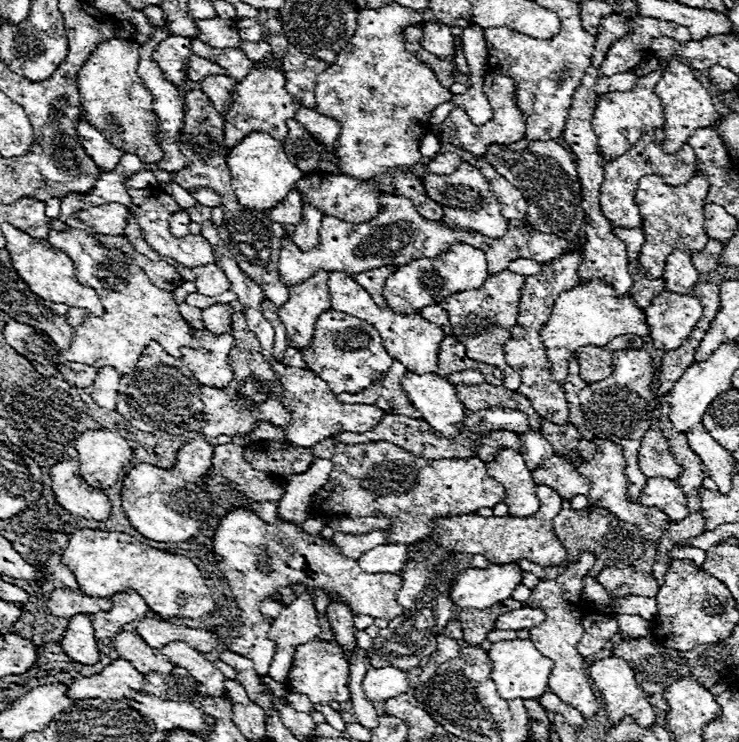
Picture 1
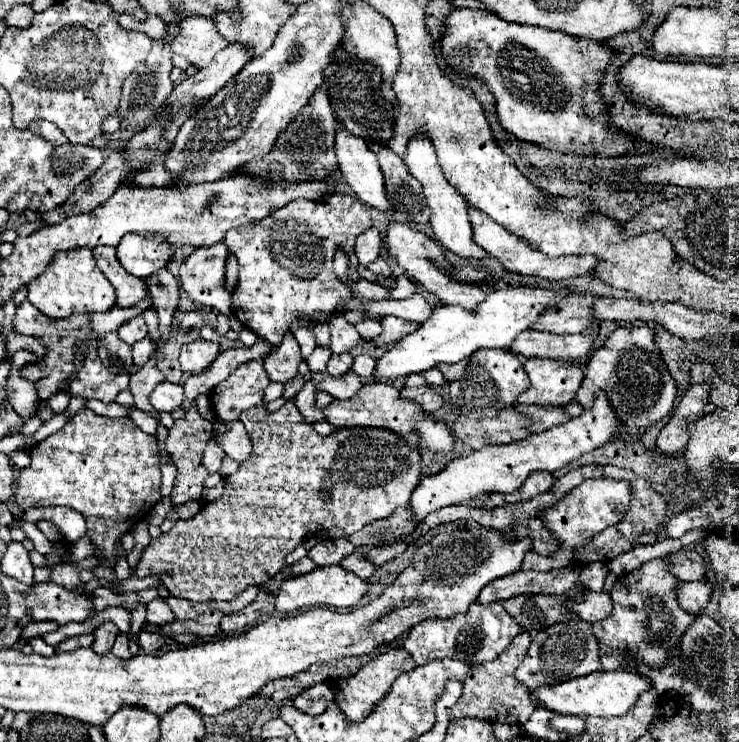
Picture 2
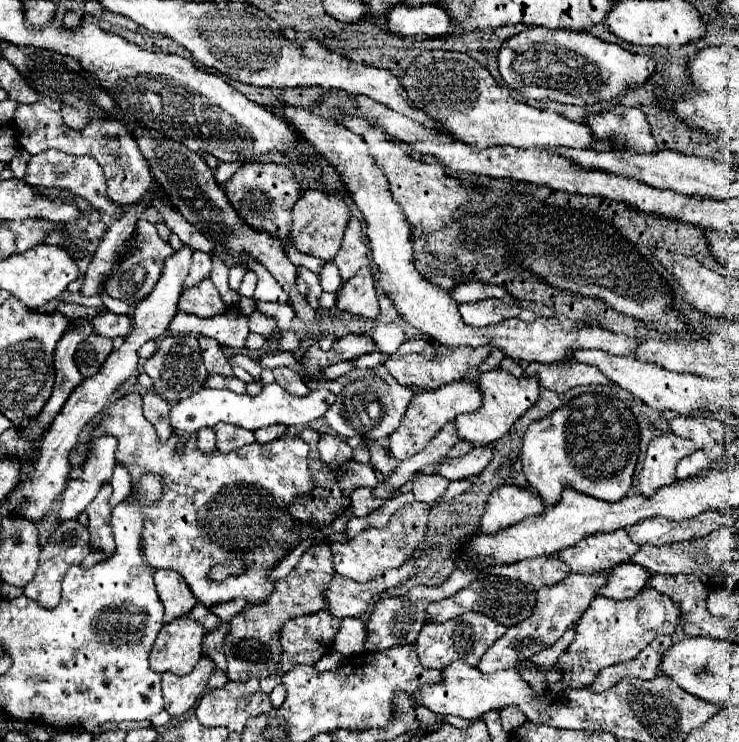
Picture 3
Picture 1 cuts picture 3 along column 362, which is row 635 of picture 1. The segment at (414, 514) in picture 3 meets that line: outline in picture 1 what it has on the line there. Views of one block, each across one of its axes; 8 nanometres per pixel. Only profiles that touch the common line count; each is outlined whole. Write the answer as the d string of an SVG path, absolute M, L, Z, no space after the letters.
M590 550L580 552L580 558L574 564L570 564L560 576L556 576L554 580L540 580L538 586L532 588L532 596L526 602L528 608L540 608L546 614L546 620L540 626L534 626L530 630L530 640L546 658L552 658L552 662L554 662L552 674L548 678L548 688L556 696L564 698L564 702L568 702L572 708L576 708L584 718L590 718L598 712L598 702L596 702L596 696L594 696L592 686L586 676L584 658L576 650L576 644L584 632L582 620L586 616L582 606L576 606L576 604L582 602L582 588L584 588L582 580L588 574L588 570L594 566L594 560L596 558L592 556Z

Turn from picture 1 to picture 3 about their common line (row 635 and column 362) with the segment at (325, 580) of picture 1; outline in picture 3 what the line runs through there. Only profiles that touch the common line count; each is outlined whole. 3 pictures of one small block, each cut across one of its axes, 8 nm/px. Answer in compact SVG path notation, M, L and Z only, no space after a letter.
M352 216L348 226L346 226L346 232L344 232L344 242L342 242L342 246L334 258L342 280L352 278L362 266L368 264L366 252L368 252L368 246L364 240L362 222Z

